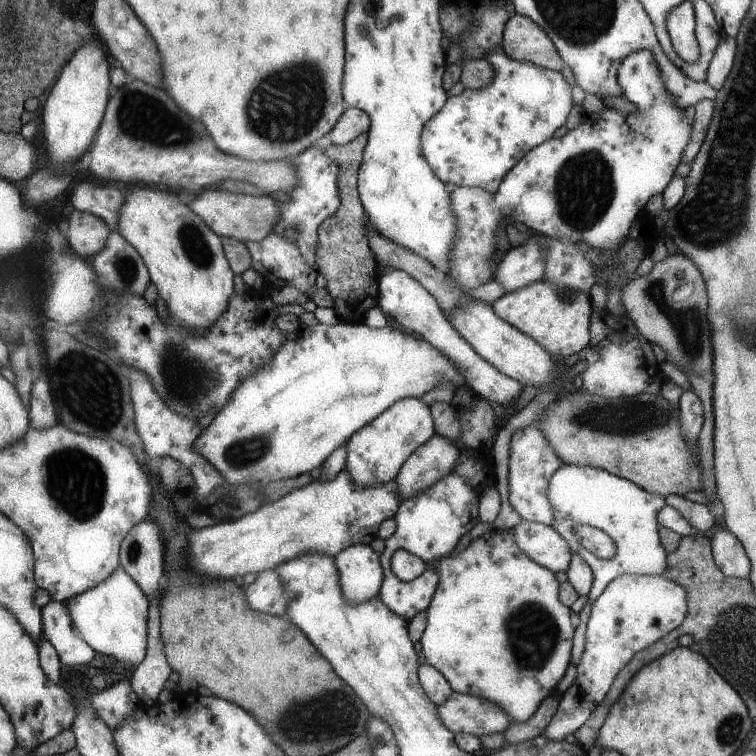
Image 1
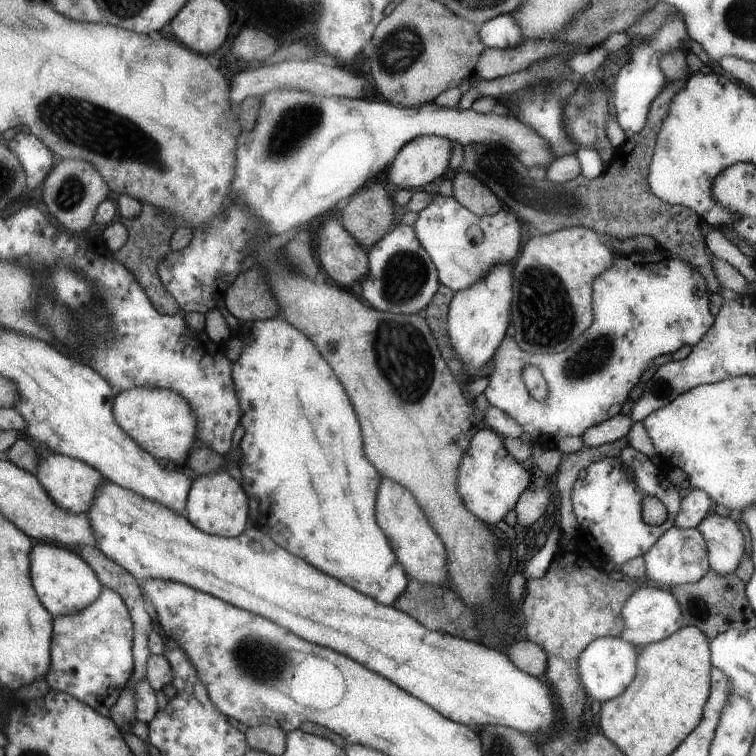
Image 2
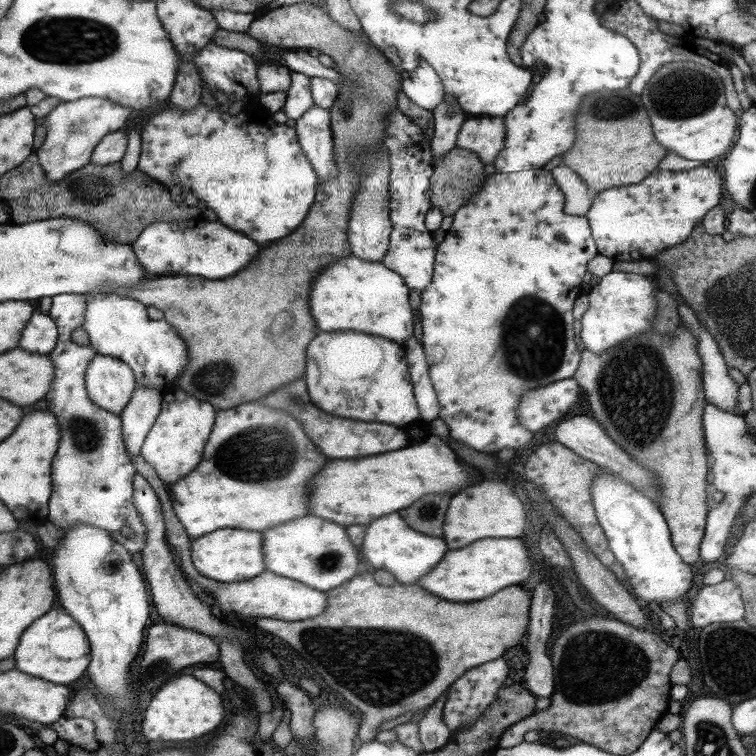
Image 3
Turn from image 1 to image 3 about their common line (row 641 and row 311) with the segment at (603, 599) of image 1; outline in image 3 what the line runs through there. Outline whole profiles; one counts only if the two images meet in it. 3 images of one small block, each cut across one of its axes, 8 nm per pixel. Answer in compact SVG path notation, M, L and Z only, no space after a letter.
M609 272L595 286L587 290L589 308L585 310L581 322L581 334L579 340L585 350L601 356L609 348L615 350L617 344L627 342L629 338L635 338L637 334L645 334L653 330L653 320L657 314L657 300L655 294L659 292L659 286L649 276L641 274L627 274L627 272Z

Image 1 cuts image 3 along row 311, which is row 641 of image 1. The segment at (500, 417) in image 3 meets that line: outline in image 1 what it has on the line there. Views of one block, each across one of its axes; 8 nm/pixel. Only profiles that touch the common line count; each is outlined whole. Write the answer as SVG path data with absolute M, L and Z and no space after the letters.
M491 530L485 532L483 536L479 536L477 540L473 540L465 550L461 550L459 554L455 554L455 550L451 554L447 554L445 558L439 560L437 564L437 572L439 572L439 584L437 590L431 598L431 604L427 608L427 628L423 630L421 636L421 658L427 666L433 666L437 672L441 672L445 676L445 680L449 682L451 690L457 694L465 694L465 696L475 696L481 700L489 700L495 706L499 706L503 710L503 714L511 720L511 722L527 722L535 710L539 708L539 704L547 698L553 696L557 692L557 684L563 678L567 666L569 666L569 658L571 658L571 638L573 638L573 628L569 624L569 608L563 606L559 602L559 584L555 580L555 574L549 572L547 568L543 568L541 564L533 562L531 558L527 558L521 550L517 550L517 544L513 542L513 534L511 530Z

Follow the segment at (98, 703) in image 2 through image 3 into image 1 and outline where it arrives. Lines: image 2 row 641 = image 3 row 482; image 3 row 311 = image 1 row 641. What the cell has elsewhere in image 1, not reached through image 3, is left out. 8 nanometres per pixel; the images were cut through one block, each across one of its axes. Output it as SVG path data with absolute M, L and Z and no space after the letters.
M49 602L45 608L41 608L41 620L41 636L53 644L63 666L81 666L95 656L95 650L87 646L85 640L75 636L71 628L71 616L65 604Z

